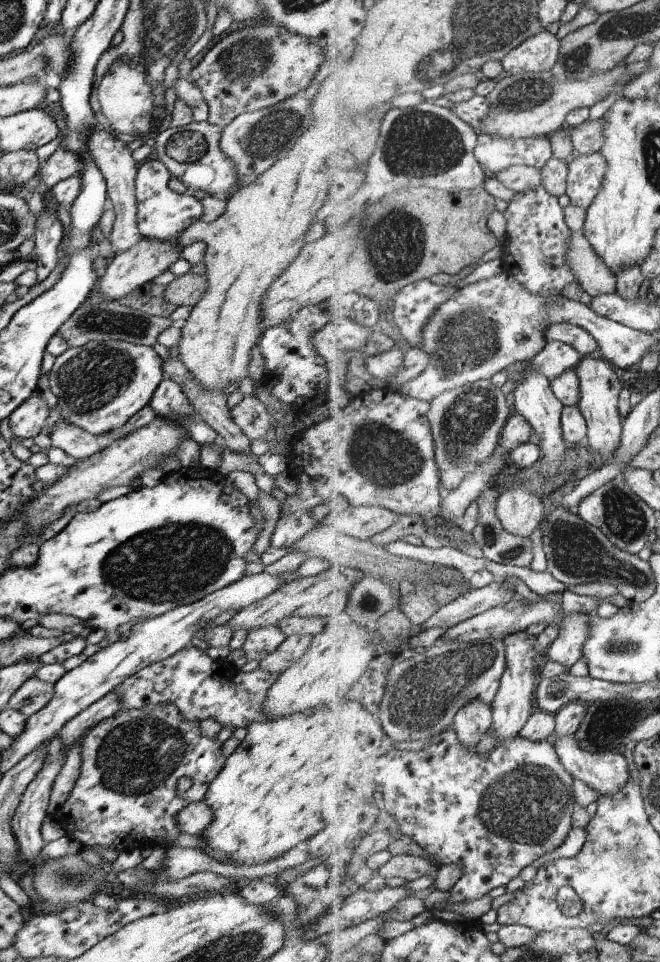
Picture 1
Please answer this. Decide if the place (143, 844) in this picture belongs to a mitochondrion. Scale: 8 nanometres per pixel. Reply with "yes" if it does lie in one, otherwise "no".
no

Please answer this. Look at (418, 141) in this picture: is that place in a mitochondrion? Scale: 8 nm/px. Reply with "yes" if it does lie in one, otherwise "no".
yes

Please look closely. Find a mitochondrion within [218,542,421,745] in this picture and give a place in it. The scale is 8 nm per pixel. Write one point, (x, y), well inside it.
(369, 602)

